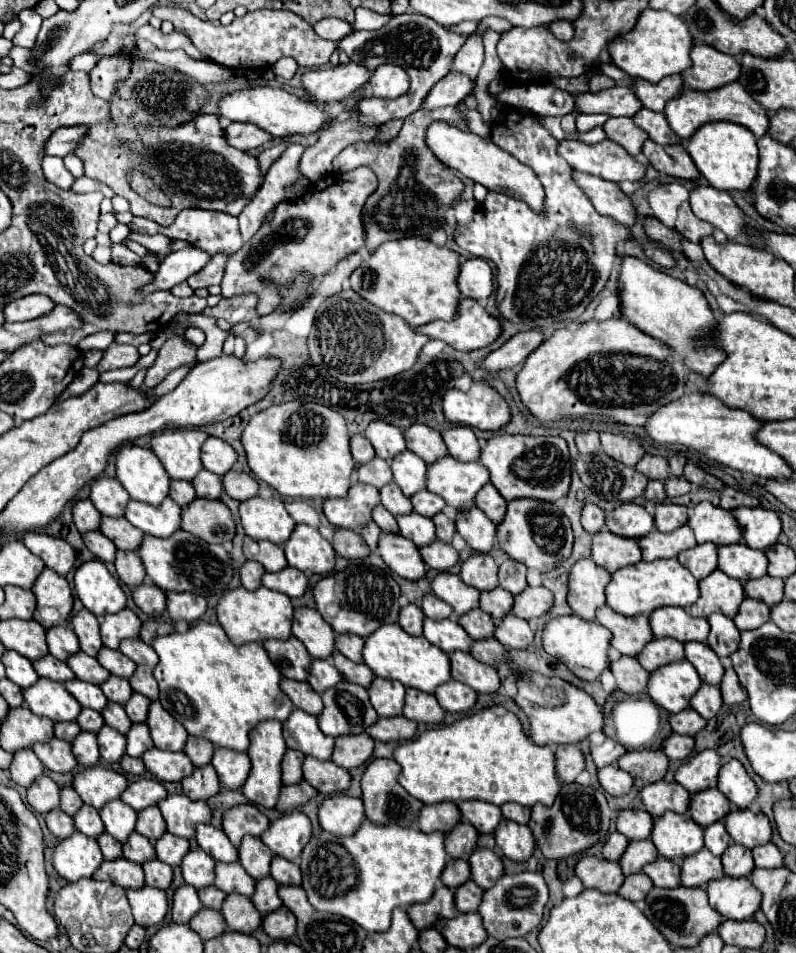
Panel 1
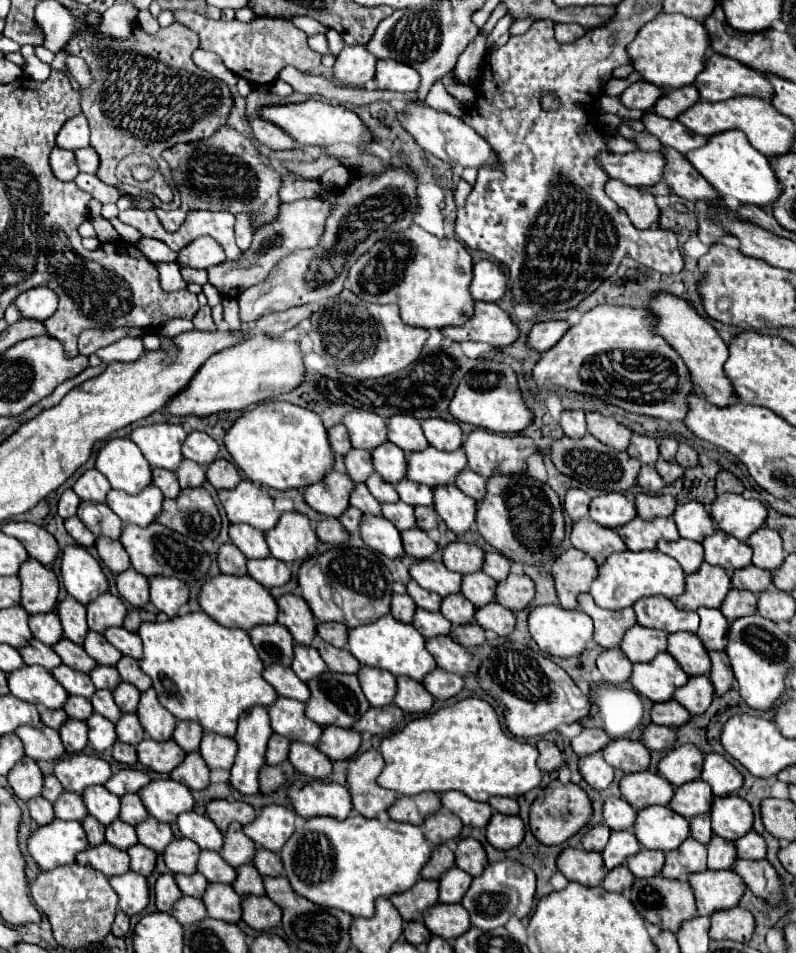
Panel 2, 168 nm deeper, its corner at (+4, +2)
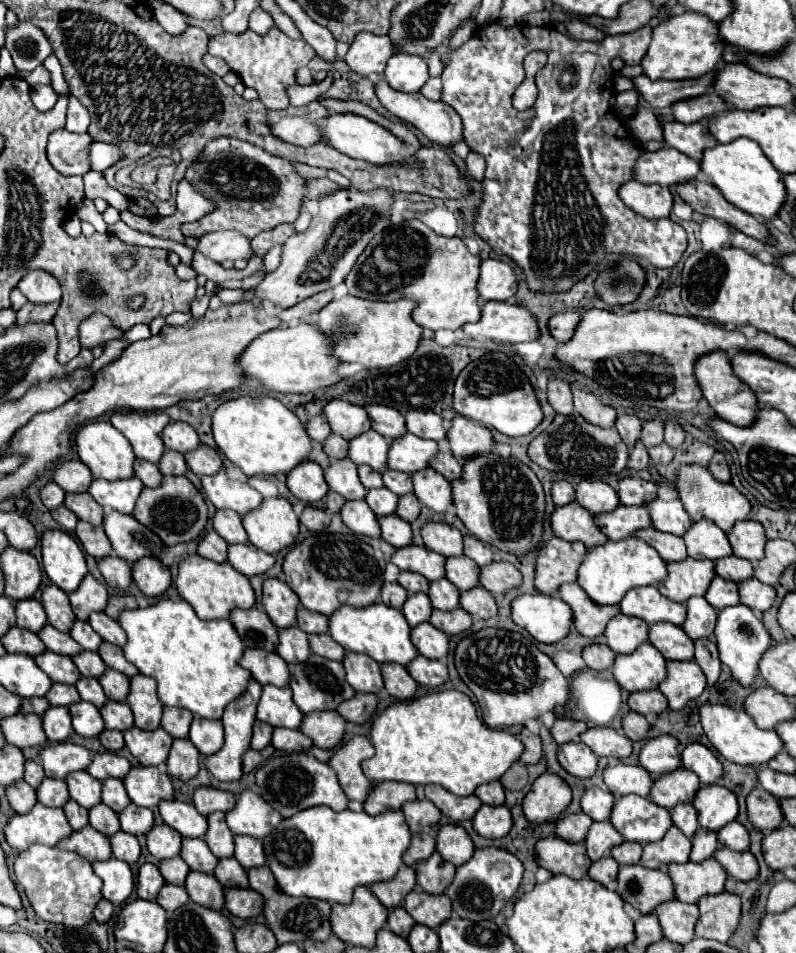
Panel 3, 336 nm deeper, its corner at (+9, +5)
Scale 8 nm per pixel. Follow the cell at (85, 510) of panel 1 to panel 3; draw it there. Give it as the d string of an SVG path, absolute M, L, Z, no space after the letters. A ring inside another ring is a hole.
M48 483L48 485L40 491L40 497L42 497L42 503L44 503L48 509L58 509L58 507L64 503L66 493L64 493L56 483Z

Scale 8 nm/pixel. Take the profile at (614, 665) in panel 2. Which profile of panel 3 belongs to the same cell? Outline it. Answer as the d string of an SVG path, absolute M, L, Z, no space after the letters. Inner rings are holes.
M594 643L594 645L588 645L584 651L582 651L582 659L586 661L586 665L594 671L604 671L604 669L610 669L612 663L614 663L614 657L616 653L606 645L606 643Z

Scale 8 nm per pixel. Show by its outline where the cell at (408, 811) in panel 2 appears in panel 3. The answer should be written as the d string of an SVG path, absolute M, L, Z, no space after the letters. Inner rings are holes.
M384 781L374 785L372 793L366 799L364 811L376 815L376 813L384 813L386 809L402 809L406 801L416 801L414 785Z

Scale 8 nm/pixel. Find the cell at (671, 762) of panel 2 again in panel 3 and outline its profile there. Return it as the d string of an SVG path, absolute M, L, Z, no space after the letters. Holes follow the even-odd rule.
M660 735L650 739L640 751L640 765L654 777L678 769L682 765L680 741L672 735Z

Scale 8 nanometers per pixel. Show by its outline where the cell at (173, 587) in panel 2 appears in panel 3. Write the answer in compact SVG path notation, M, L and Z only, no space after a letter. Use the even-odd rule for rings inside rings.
M144 557L136 563L132 569L132 577L136 587L146 595L146 597L160 597L164 595L170 585L172 585L172 575L166 565L162 565L158 559Z

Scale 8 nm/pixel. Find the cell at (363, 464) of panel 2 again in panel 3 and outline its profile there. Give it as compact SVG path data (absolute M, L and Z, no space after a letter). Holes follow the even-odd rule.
M330 435L324 441L324 449L330 459L348 459L348 441L338 435Z

